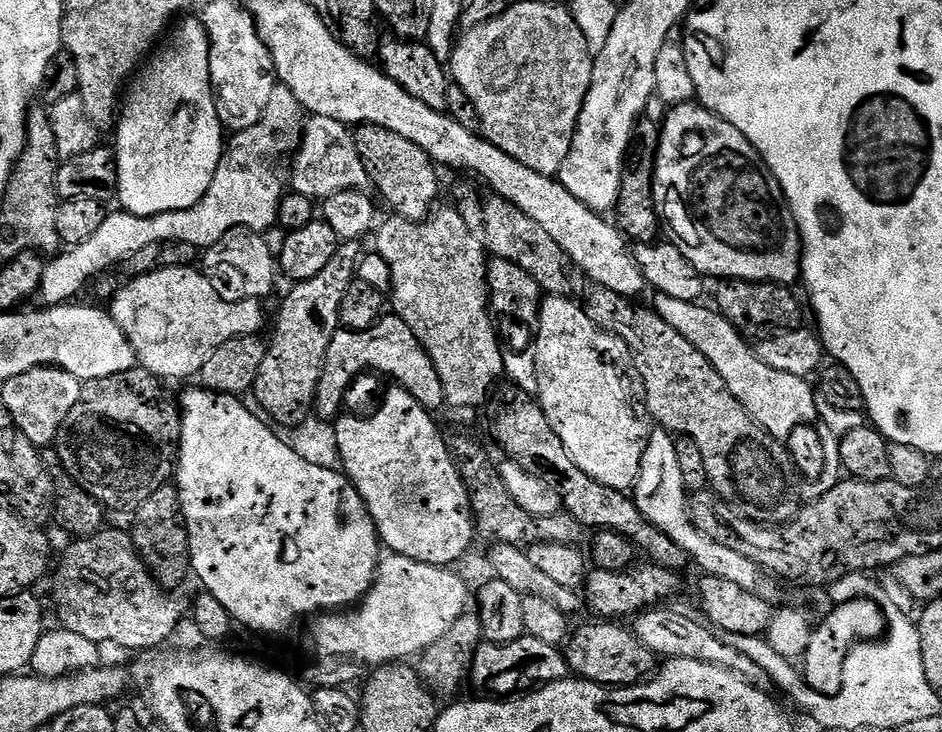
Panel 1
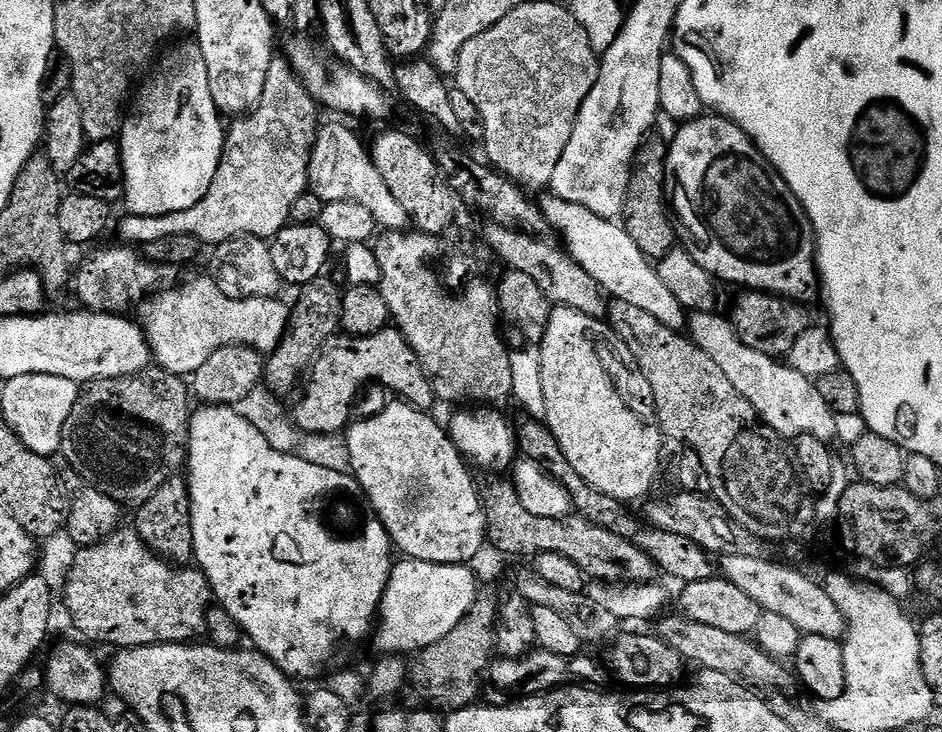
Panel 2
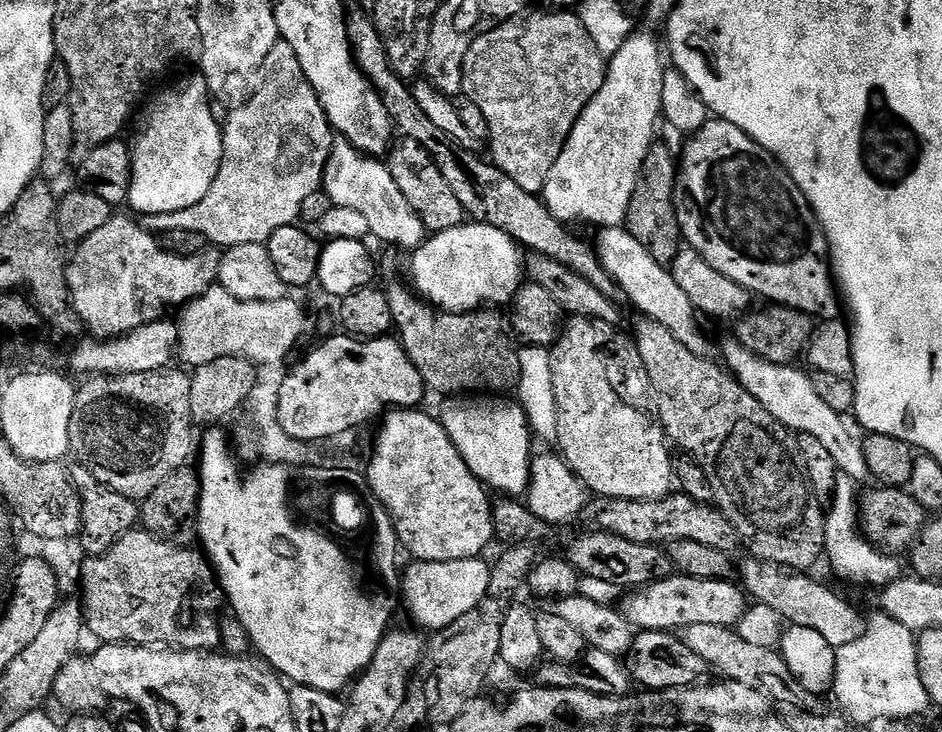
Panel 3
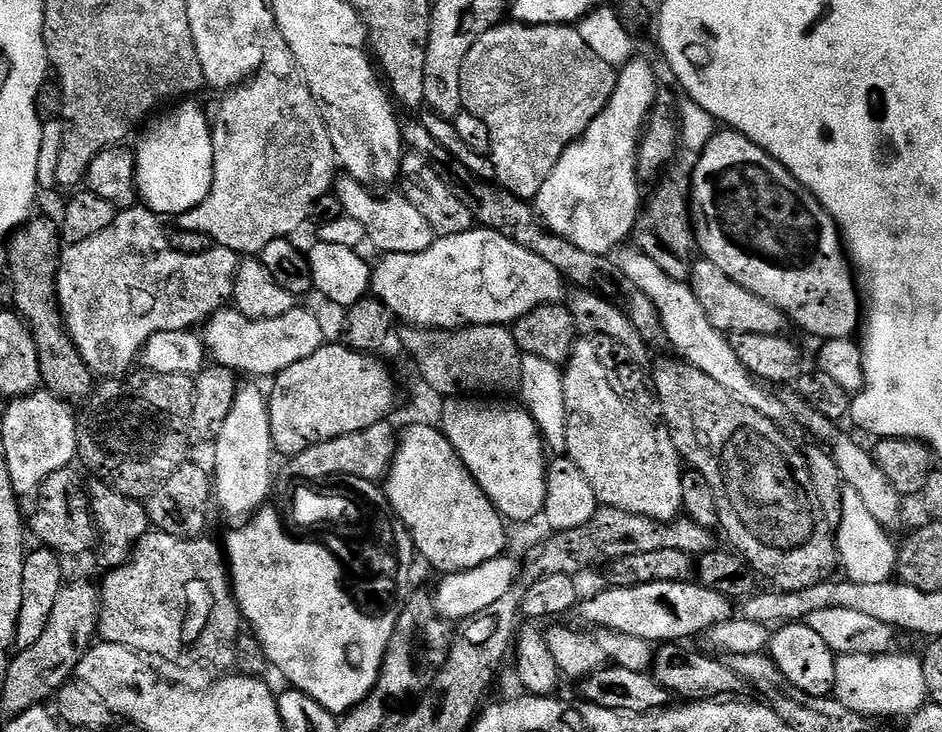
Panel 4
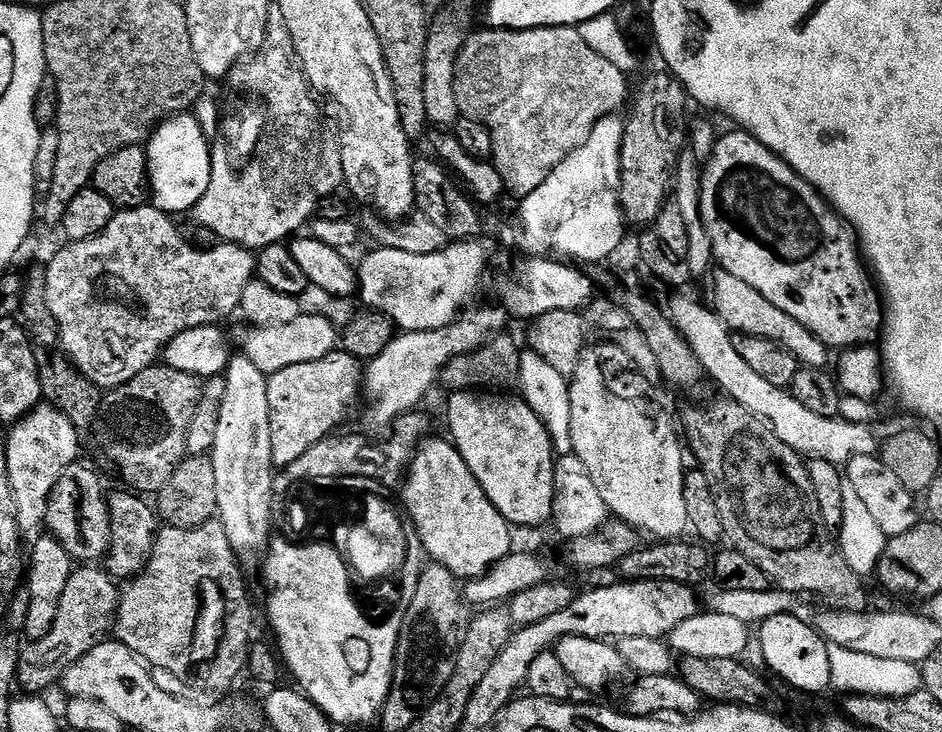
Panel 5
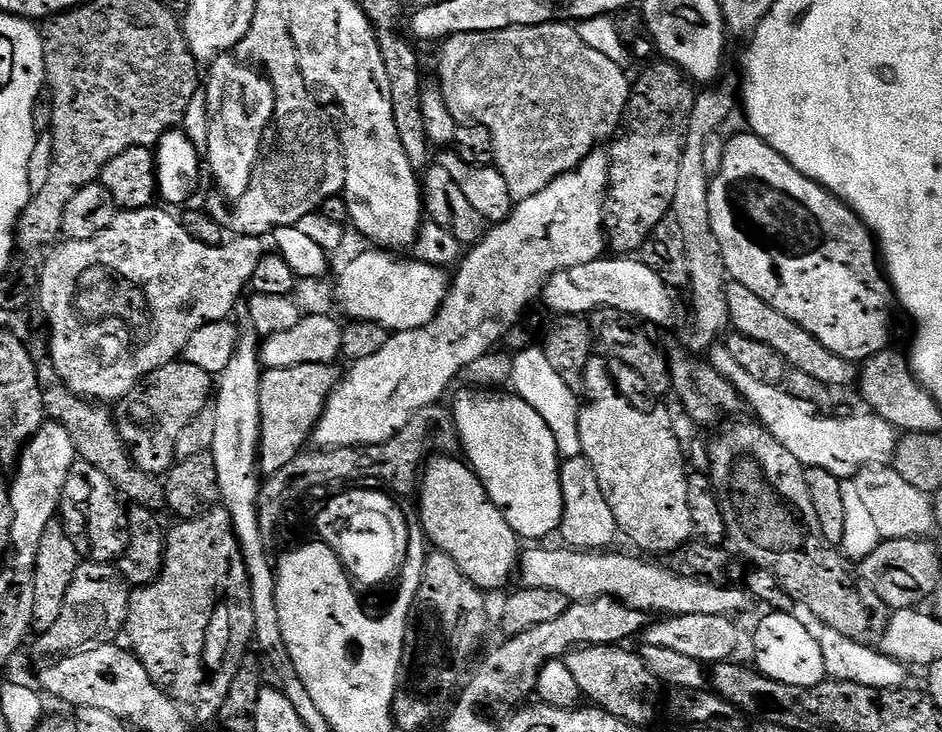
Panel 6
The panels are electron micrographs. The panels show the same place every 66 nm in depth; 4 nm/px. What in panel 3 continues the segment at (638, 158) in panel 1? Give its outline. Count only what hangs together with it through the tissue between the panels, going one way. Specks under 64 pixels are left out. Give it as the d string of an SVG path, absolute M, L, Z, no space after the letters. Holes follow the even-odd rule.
M653 143L652 148L646 154L636 189L630 198L626 221L630 235L638 238L638 242L642 242L642 246L646 246L646 250L650 254L650 258L654 258L654 262L665 266L674 263L682 247L678 214L674 206L677 171L678 160L671 156L663 143Z

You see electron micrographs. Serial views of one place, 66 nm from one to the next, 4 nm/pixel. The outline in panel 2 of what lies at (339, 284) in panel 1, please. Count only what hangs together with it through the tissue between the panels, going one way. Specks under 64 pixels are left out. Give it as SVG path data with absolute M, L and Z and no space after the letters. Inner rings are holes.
M325 282L307 285L297 302L296 308L290 312L288 333L266 360L266 382L272 392L282 394L288 392L296 383L305 379L306 373L316 363L316 358L324 349L326 341L337 335L340 326L341 293L335 292Z

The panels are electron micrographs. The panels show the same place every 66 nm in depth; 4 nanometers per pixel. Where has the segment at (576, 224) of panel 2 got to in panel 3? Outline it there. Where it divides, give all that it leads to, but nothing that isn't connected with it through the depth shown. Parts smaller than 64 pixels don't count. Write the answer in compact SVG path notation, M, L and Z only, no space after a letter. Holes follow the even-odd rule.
M627 227L604 228L595 234L597 236L596 240L594 239L594 247L600 265L608 271L610 278L618 282L618 286L624 291L627 303L629 305L632 303L640 311L641 317L666 326L666 330L670 330L672 337L682 342L686 350L707 357L708 340L700 329L701 317L690 302L690 298L686 298L686 290L682 290L682 286L678 286L678 282L672 277L671 271L665 265L654 262L646 246L642 246L638 238L630 235Z

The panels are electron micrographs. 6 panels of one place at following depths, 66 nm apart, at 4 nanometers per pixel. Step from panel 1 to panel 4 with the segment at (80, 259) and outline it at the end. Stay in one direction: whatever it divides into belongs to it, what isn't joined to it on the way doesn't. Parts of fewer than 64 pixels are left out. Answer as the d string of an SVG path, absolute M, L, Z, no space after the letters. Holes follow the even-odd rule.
M269 55L267 66L261 67L247 82L231 89L211 121L214 146L214 174L210 194L198 206L181 212L178 227L206 234L213 245L237 254L259 254L270 242L291 237L308 216L313 215L318 198L333 191L338 176L336 147L328 133L324 112L306 81L295 71L284 72L280 60Z

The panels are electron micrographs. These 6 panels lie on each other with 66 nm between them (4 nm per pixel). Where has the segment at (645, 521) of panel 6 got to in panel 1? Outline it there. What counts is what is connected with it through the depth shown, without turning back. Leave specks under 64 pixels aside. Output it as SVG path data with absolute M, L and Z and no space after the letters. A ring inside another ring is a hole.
M545 295L540 301L540 318L534 325L538 370L538 390L535 395L546 422L554 426L554 434L558 434L558 438L562 438L562 446L566 446L566 454L574 458L574 466L590 474L594 482L602 482L602 486L628 490L640 477L642 456L648 446L648 437L654 431L654 421L647 410L641 411L639 416L632 405L638 396L631 392L633 377L629 365L616 360L616 355L622 352L616 337L611 332L601 330L583 307L572 300L568 296Z

